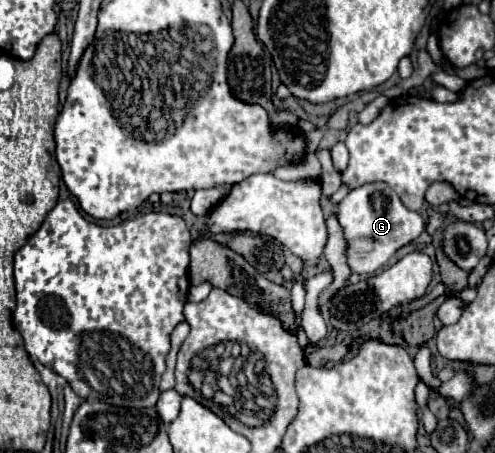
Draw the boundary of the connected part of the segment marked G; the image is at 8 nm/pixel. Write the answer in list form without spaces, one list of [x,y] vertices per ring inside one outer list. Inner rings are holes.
[[[370,182],[350,190],[350,194],[338,204],[336,214],[344,228],[344,236],[348,242],[346,258],[354,274],[372,274],[382,264],[386,264],[398,248],[406,246],[424,232],[422,216],[408,210],[400,202],[398,194],[384,182]]]

